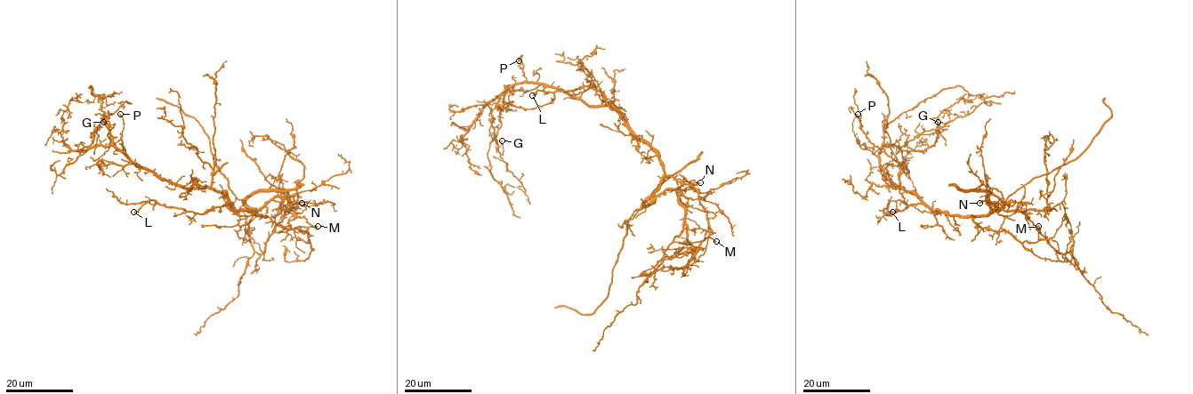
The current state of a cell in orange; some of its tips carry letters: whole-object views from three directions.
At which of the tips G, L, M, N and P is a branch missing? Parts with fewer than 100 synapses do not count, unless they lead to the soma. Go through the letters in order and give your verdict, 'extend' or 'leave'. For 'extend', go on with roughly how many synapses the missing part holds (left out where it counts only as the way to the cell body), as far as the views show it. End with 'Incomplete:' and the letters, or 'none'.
G: leave
L: leave
M: leave
N: leave
P: leave
Incomplete: none

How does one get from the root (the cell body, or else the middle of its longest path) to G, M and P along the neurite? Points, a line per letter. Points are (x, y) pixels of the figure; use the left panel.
G: (240, 211), (213, 188), (174, 185), (136, 166), (112, 146), (90, 148), (92, 133), (103, 122)
M: (240, 211), (265, 216), (255, 211), (279, 196), (281, 207), (286, 211), (275, 228), (277, 232), (318, 226)
P: (240, 211), (223, 194), (213, 188), (182, 188), (138, 167), (125, 153), (122, 142), (124, 122), (120, 114)

